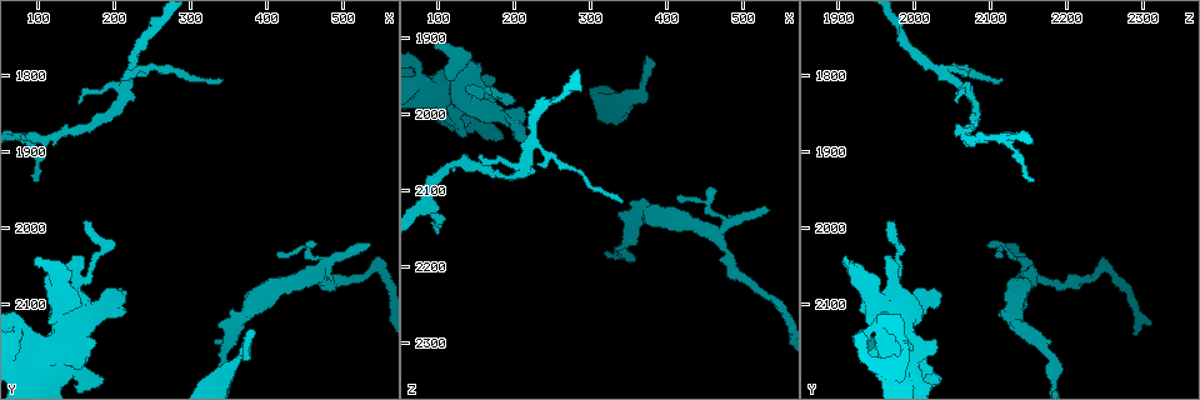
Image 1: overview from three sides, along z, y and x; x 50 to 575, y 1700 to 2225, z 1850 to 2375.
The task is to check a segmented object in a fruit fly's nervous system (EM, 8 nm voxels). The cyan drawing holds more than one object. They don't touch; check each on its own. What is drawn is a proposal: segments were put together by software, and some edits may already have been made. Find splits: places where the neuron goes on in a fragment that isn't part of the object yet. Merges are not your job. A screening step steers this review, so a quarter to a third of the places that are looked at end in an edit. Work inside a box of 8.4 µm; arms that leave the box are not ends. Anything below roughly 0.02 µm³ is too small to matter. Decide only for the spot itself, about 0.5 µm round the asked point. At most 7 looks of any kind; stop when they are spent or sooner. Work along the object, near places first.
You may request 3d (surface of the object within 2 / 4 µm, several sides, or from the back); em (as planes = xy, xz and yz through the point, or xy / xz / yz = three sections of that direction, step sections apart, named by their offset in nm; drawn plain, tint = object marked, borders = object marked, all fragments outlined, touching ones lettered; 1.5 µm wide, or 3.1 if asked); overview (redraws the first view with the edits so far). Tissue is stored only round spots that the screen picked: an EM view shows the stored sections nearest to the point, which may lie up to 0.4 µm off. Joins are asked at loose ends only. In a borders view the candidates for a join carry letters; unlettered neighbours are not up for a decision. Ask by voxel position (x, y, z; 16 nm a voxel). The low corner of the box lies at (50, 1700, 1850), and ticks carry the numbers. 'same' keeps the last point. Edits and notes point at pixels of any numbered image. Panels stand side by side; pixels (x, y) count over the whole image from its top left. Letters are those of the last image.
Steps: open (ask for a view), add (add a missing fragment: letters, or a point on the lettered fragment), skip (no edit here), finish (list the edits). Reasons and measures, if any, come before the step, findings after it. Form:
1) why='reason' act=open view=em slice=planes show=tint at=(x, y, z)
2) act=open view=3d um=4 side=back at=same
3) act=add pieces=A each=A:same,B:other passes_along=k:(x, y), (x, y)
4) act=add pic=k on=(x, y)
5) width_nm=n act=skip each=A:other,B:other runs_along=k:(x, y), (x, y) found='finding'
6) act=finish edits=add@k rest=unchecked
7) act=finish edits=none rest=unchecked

why='long arm stops here' act=open view=em slice=planes show=borders at=(380, 2135, 1930)

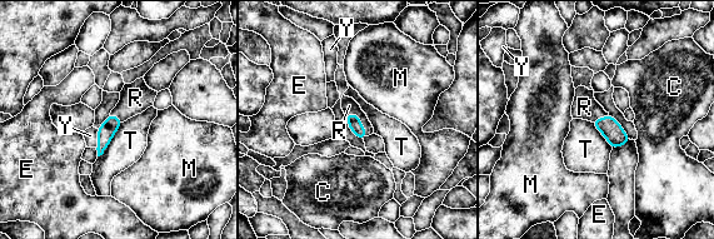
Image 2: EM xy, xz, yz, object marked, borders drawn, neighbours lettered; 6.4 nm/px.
act=add pieces=R each=C:other,E:other,M:other,R:same,T:other,Y:other passes_along=2:(354, 122), (359, 120), (349, 105) found='the neuron continues'

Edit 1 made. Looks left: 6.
why='free end' act=open view=3d um=2 at=(410, 2035, 2110)

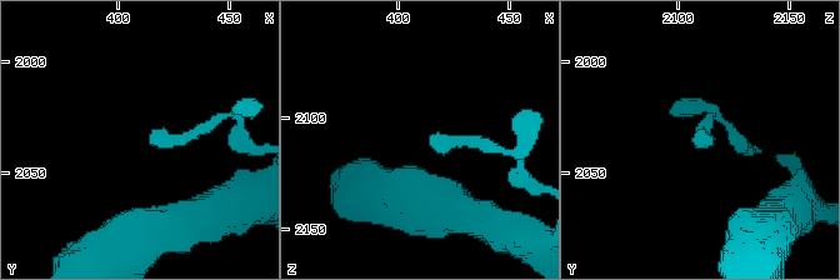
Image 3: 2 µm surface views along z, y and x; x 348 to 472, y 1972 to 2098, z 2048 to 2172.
why='now the EM' act=open view=em slice=xy step=8 show=tint at=(414, 2034, 2110)

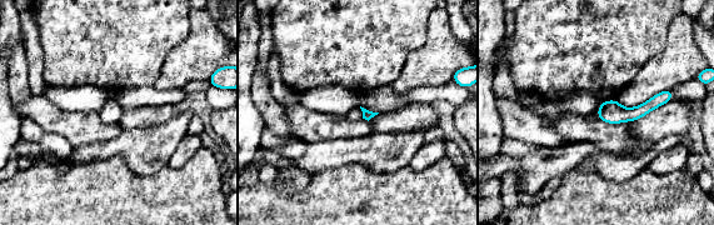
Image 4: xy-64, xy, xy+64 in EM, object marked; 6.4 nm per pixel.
why='cut it another way' act=open view=em slice=planes show=borders at=same

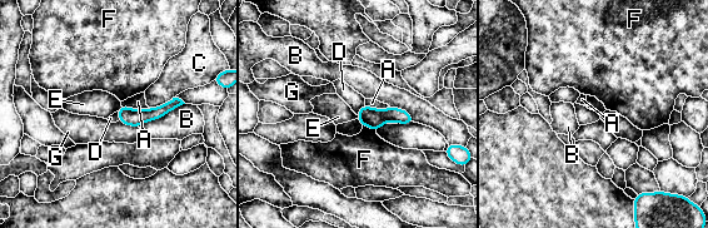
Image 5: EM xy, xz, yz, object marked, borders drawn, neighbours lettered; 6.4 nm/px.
width_nm=110 act=skip each=A:other,B:other,C:other,D:other,E:other,F:other,G:other runs_along=5:(178, 102), (153, 114), (121, 117) found='no lettered fragment goes on from it'

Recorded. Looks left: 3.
why='tapers out' act=open view=3d um=4 at=(535, 2020, 2125)

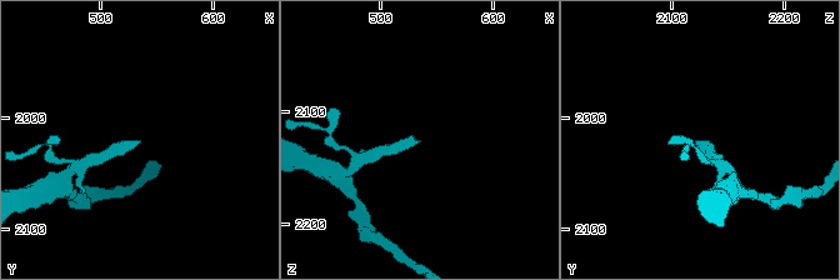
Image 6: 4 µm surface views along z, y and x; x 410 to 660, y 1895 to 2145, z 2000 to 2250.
act=open view=em slice=xy step=4 show=tint at=(534, 2024, 2122)

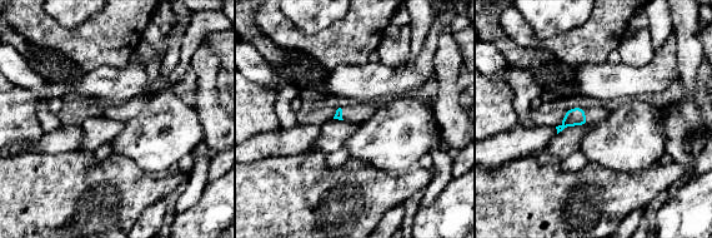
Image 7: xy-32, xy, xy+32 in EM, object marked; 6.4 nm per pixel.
why='another direction' act=open view=em slice=planes show=borders at=same

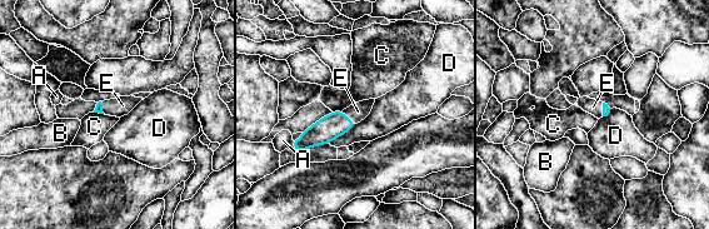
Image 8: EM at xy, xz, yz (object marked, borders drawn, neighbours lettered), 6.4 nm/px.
longest_contact=D:220nm act=add pieces=E each=A:other,B:other,C:other,D:other,E:same passes_along=8:(335, 124), (349, 119), (358, 111) found='the neuron continues'

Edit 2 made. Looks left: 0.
act=finish edits=add@2,add@8 rest=unchecked

